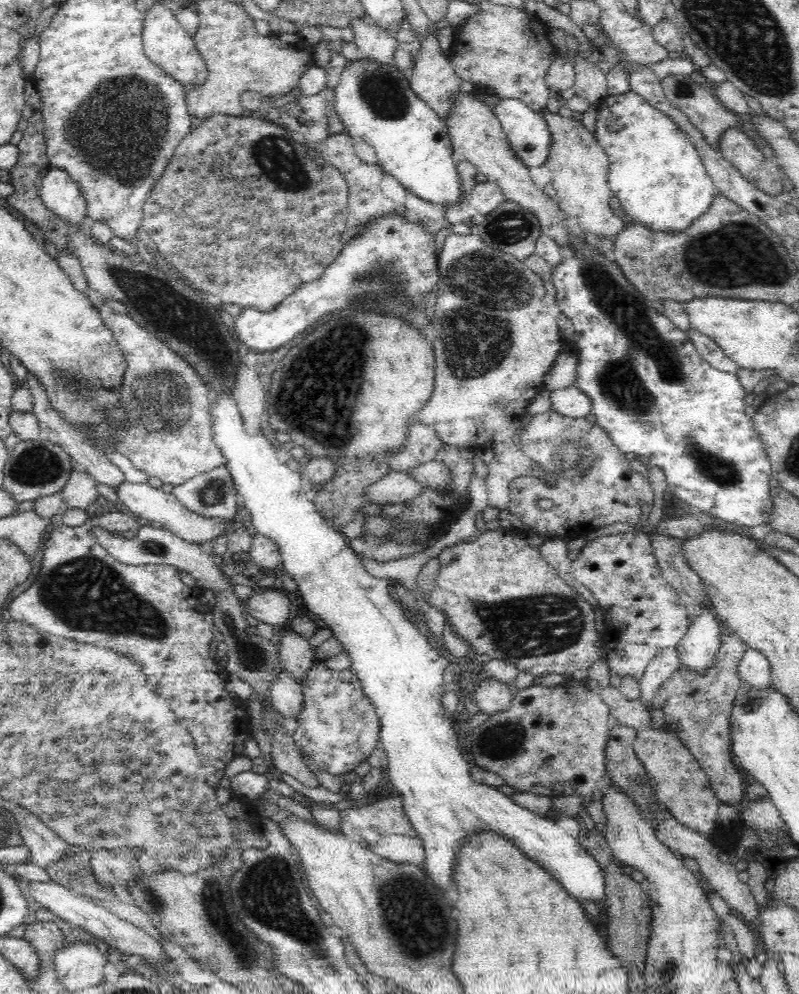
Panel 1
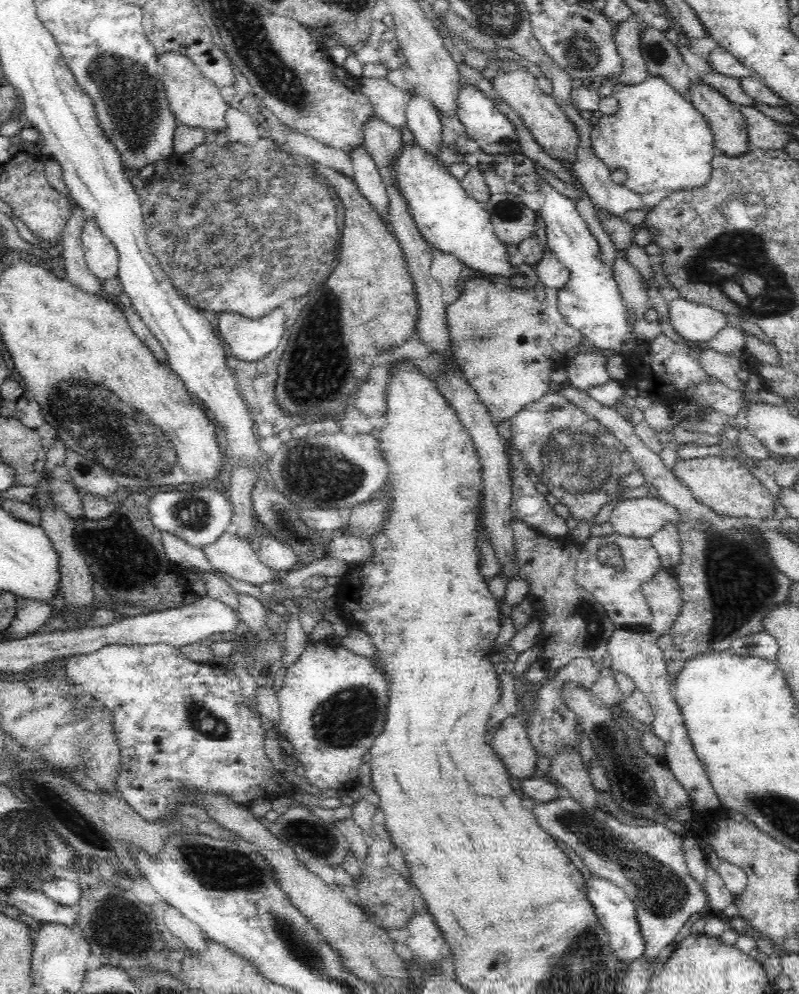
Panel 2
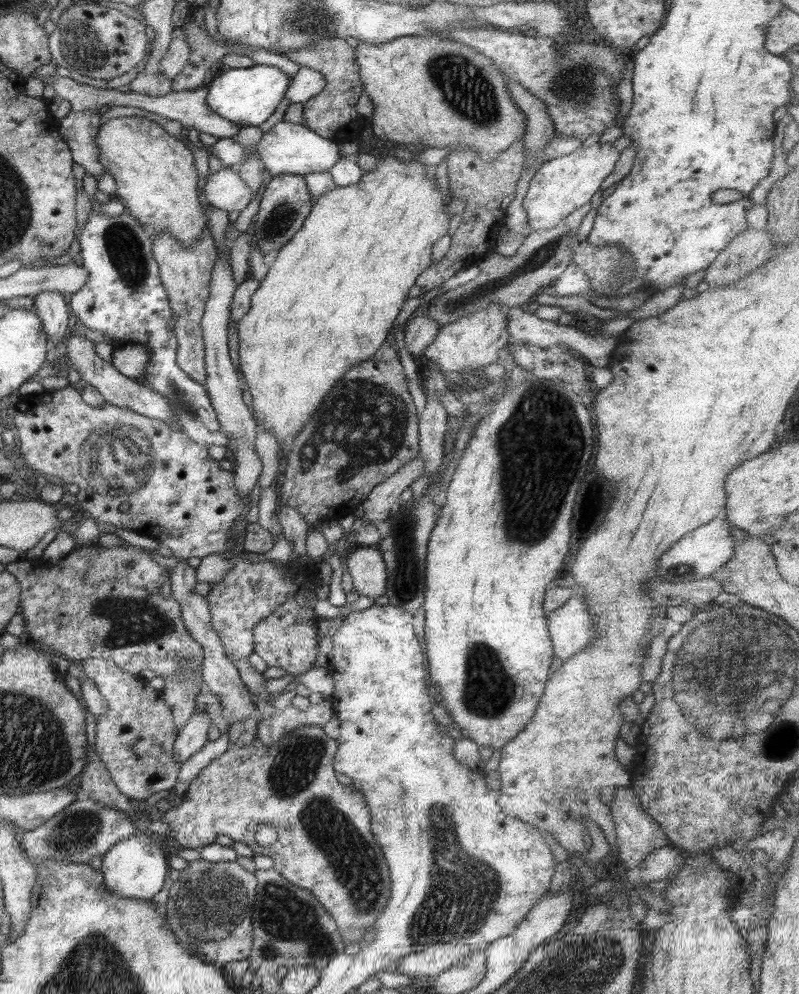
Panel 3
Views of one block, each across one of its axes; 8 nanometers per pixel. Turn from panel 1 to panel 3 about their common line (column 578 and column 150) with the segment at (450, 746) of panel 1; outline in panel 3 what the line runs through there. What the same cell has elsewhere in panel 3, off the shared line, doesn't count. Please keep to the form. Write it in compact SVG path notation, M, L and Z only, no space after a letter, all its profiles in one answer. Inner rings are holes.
M161 821L151 822L147 831L134 833L114 844L101 857L102 886L109 894L116 894L121 898L141 898L150 900L155 896L165 882L165 874L169 871L160 849L161 841L168 834L168 830Z

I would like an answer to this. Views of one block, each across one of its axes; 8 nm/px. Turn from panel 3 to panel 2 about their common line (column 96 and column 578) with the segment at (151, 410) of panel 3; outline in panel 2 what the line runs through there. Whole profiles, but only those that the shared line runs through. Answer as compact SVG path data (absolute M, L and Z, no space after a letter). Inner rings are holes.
M578 354L566 367L567 383L580 392L587 392L594 386L608 382L610 375L606 371L606 357L596 354Z

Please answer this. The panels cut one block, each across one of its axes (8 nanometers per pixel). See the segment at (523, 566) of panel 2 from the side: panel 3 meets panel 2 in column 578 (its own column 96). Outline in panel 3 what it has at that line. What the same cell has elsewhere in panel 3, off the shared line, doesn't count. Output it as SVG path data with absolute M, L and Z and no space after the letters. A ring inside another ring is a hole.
M99 544L83 546L77 549L73 549L65 558L59 560L56 564L52 564L51 572L49 572L49 566L43 566L41 564L33 564L33 562L10 562L4 565L4 568L7 569L13 576L17 577L17 582L21 587L21 616L24 621L24 631L28 633L29 638L33 638L33 640L37 640L39 644L45 649L54 650L54 654L60 654L65 659L71 659L75 661L82 661L85 659L105 659L111 661L117 668L123 670L123 672L127 672L129 674L135 675L155 675L160 676L165 682L163 689L161 690L162 696L164 698L165 704L167 707L171 709L171 717L173 717L173 725L175 725L175 729L177 733L179 730L185 727L185 723L189 721L189 717L193 715L193 712L196 708L195 704L195 696L200 691L200 684L202 683L200 677L200 666L202 662L202 646L194 641L186 631L184 627L180 606L173 600L170 596L163 599L160 597L157 592L153 592L149 594L146 592L143 586L139 588L135 588L134 586L129 586L128 582L119 582L114 578L110 578L109 580L102 580L98 582L95 586L92 584L84 584L84 574L88 569L88 564L90 560L98 553ZM181 665L185 665L186 667L193 667L196 672L194 672L193 679L183 679L183 681L175 681L174 674L178 671L178 668Z

